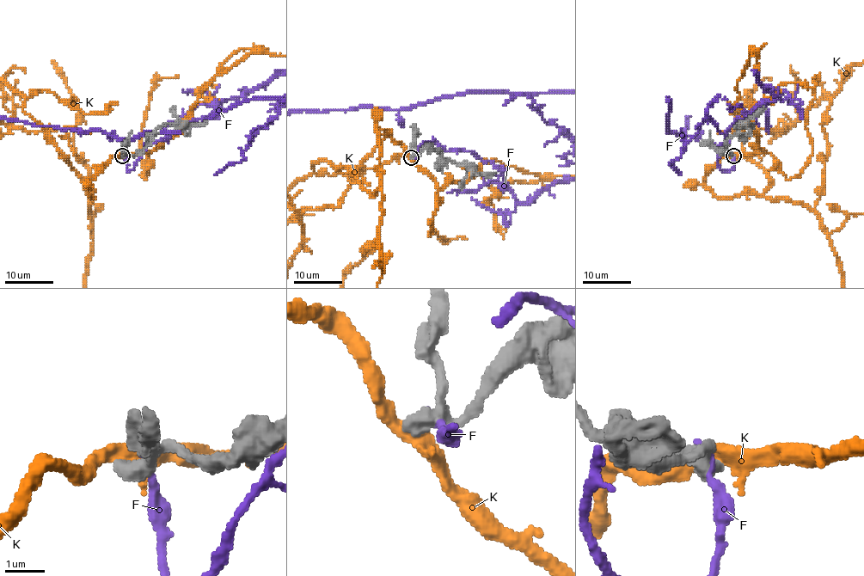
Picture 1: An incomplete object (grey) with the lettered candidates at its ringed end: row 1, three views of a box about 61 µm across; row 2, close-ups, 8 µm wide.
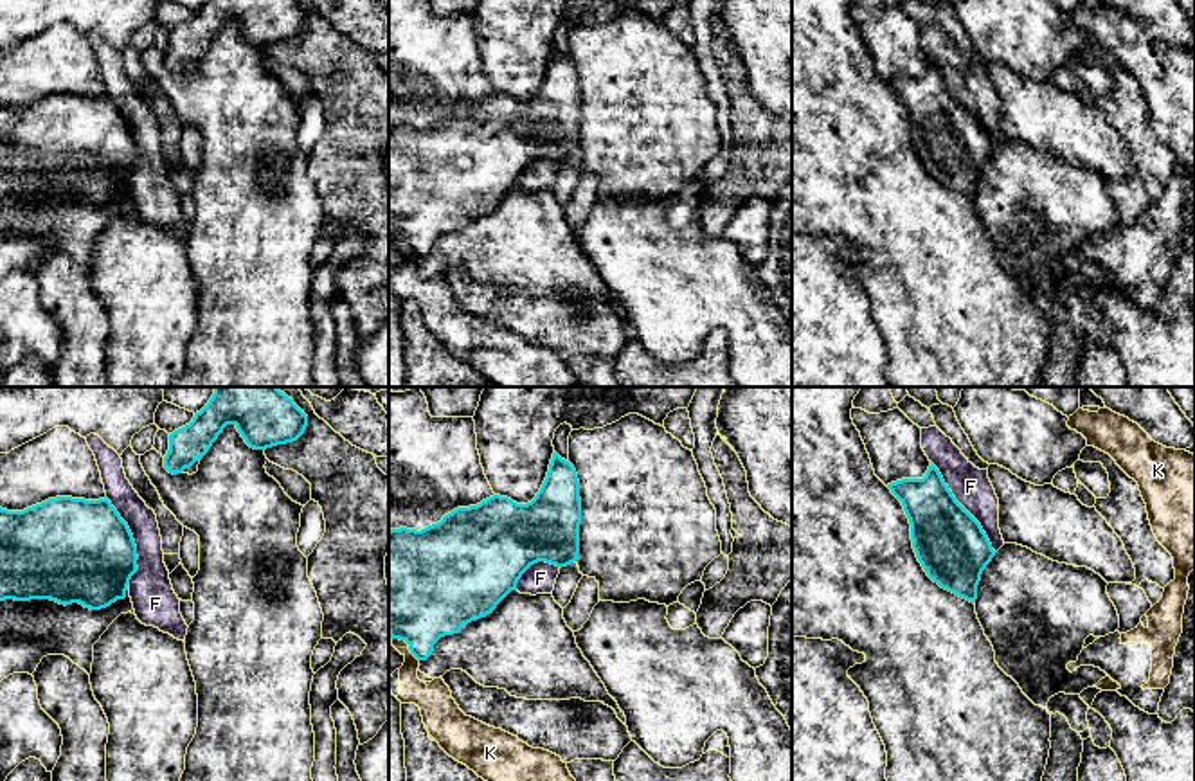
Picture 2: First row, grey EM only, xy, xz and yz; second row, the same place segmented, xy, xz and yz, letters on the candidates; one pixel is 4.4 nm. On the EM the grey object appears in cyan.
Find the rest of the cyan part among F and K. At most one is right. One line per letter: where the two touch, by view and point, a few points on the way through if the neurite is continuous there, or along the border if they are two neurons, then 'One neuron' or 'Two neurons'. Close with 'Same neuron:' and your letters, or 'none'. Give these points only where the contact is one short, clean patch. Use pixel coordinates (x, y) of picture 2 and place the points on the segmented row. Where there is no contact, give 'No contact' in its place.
F: Touches cyan at yz (961, 506). Two neurons
K: Touches cyan at xz (409, 646). Boundary: xz (393, 637), (402, 639), (418, 661). Two neurons
Same neuron: none

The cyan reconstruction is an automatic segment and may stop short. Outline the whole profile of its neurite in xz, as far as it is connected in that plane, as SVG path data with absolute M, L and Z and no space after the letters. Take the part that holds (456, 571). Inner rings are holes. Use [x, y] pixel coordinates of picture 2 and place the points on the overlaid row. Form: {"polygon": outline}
{"polygon": "M553 453L547 477L527 504L493 495L477 506L457 507L421 531L389 531L389 781L407 781L401 702L391 691L391 677L405 662L392 641L409 644L418 660L427 660L434 644L486 617L511 592L522 574L545 561L567 567L580 554L581 498L574 466Z"}

